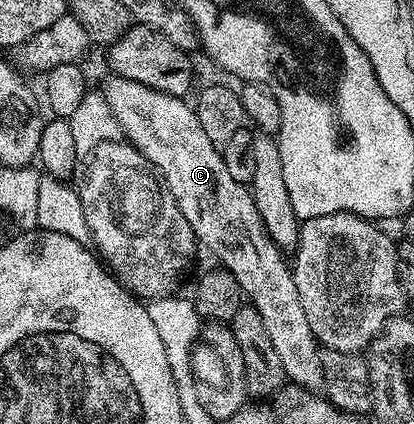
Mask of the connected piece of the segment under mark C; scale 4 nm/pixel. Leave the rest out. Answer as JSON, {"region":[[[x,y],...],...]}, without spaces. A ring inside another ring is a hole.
{"region":[[[112,75],[108,79],[105,86],[102,86],[101,93],[108,103],[109,112],[120,126],[124,139],[137,148],[141,155],[152,164],[171,196],[175,198],[176,205],[187,218],[188,224],[192,226],[192,232],[197,237],[198,243],[202,247],[209,247],[217,255],[218,262],[216,263],[234,276],[244,299],[259,312],[263,327],[267,330],[267,335],[271,338],[276,353],[279,354],[286,377],[296,387],[310,390],[320,389],[323,385],[323,370],[319,366],[321,351],[317,339],[313,336],[311,326],[307,322],[307,314],[303,314],[303,302],[299,302],[299,290],[295,290],[292,267],[287,263],[286,257],[281,254],[277,245],[265,233],[250,189],[231,177],[222,151],[208,141],[196,111],[186,99],[151,90],[142,83],[133,82],[122,76]]]}

